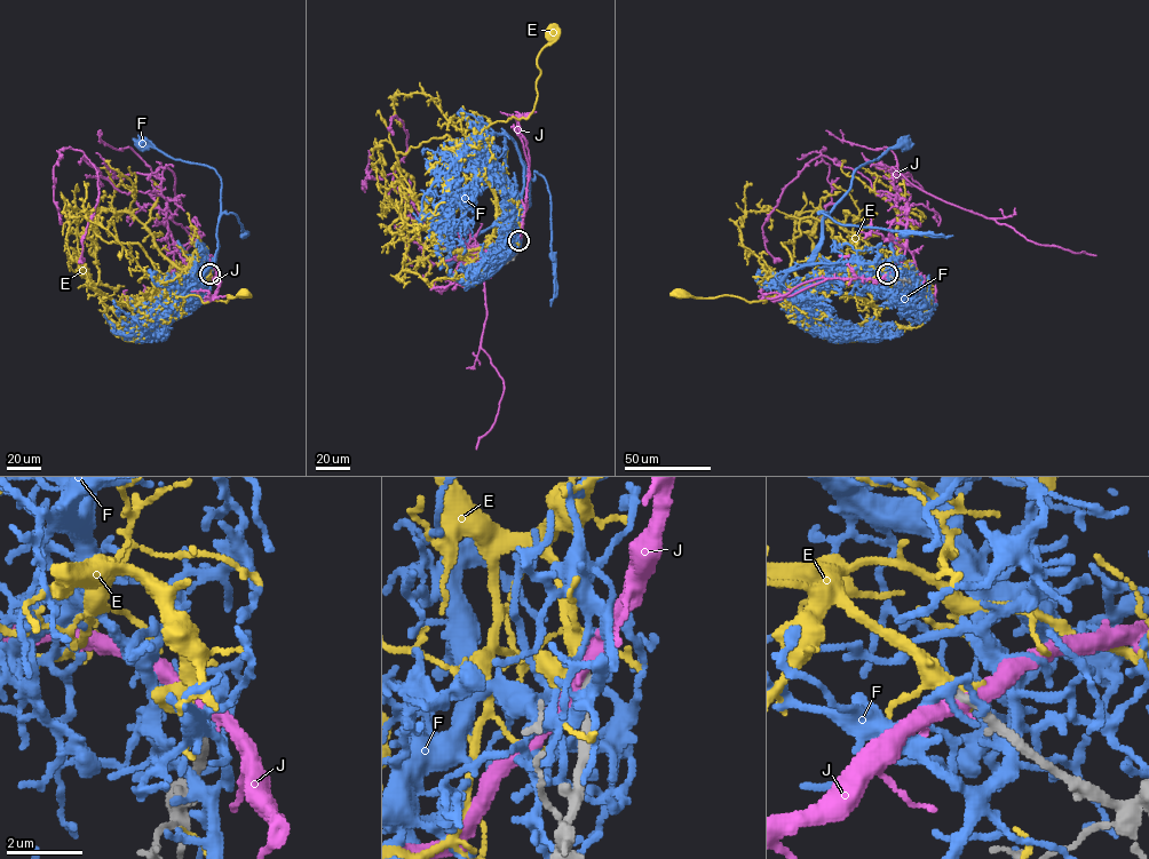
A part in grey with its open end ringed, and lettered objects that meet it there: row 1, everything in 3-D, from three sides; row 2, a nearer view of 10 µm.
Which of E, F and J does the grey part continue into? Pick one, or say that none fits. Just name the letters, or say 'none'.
E

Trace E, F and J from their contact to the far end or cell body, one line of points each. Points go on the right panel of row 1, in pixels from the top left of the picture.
E: (887, 273), (878, 268), (813, 285), (789, 284), (763, 303), (727, 295), (678, 294)
F: (888, 275), (880, 263), (815, 263), (814, 251), (822, 235), (822, 219), (850, 188), (856, 169), (904, 144)
J: (888, 273), (904, 256), (905, 201), (824, 156), (785, 187), (762, 227), (782, 261)

